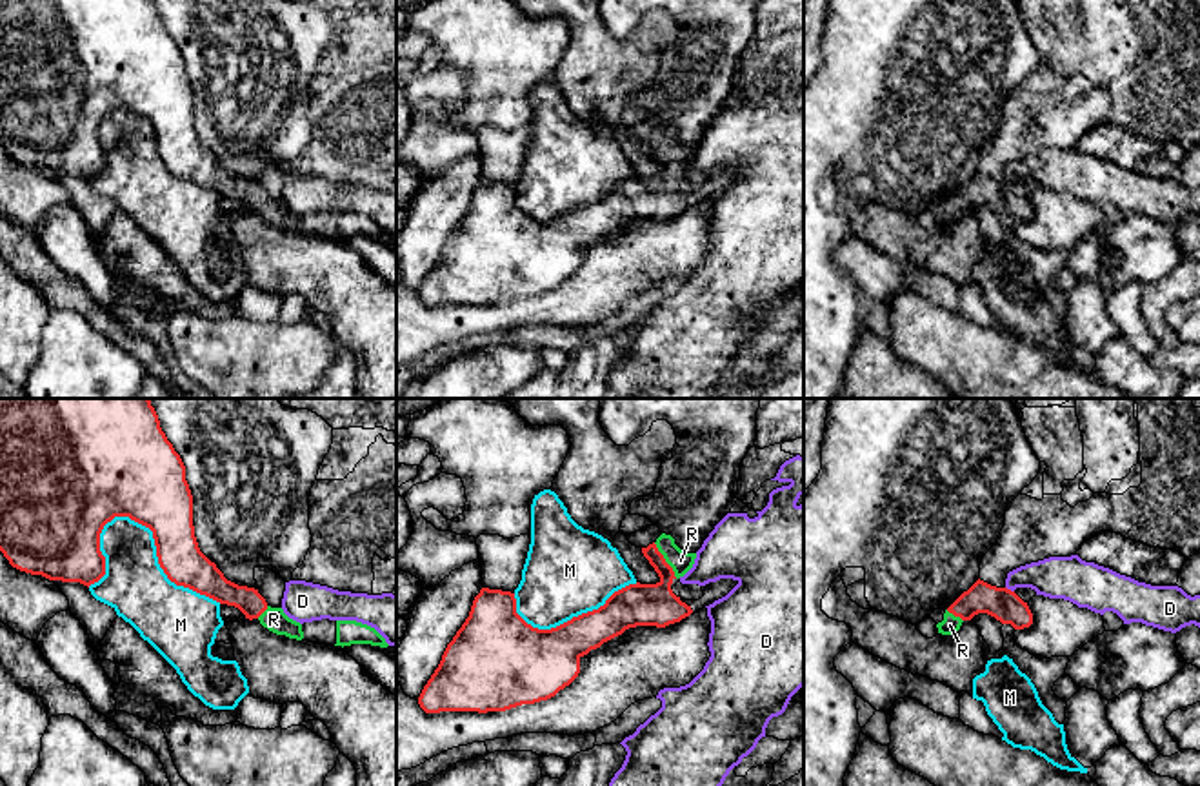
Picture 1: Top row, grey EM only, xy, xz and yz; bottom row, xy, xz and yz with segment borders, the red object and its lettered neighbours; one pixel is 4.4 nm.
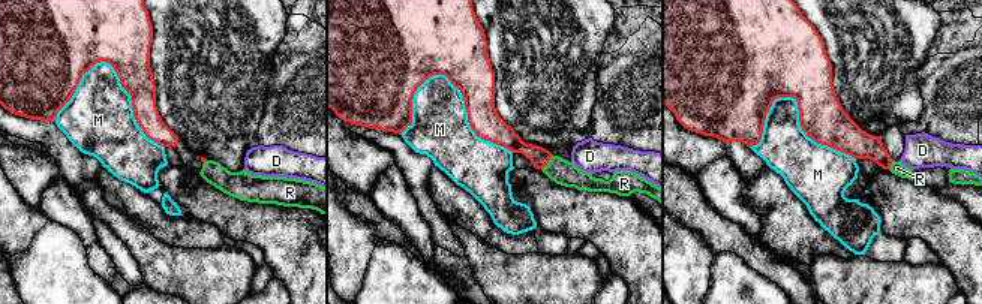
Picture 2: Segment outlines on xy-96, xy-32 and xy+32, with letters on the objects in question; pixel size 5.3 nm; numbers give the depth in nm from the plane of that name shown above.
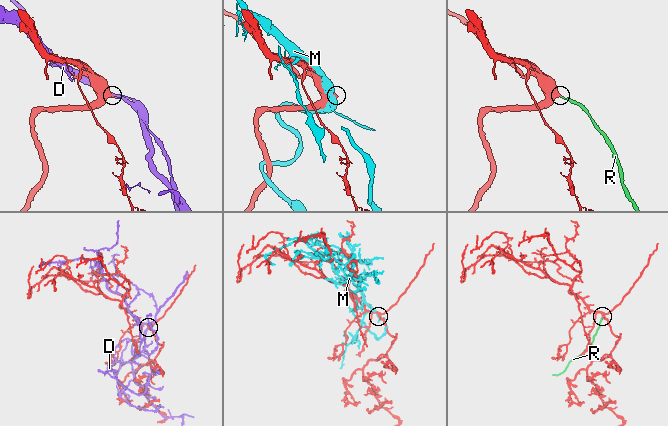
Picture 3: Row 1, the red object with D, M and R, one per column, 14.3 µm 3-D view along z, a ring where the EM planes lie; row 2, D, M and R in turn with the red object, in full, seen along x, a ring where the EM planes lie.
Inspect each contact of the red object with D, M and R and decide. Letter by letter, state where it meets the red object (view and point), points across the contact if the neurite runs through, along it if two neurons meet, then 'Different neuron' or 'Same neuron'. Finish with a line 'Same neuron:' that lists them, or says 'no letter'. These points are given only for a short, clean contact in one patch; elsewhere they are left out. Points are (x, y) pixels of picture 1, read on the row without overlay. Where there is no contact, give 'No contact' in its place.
D: Touches red at yz (1010, 182). Different neuron
M: Touches red at xy (157, 148). Different neuron
R: Touches red at xz (664, 153). Path across: xz (637, 197), (664, 175), (664, 153), (680, 153). Same neuron
Same neuron: R

